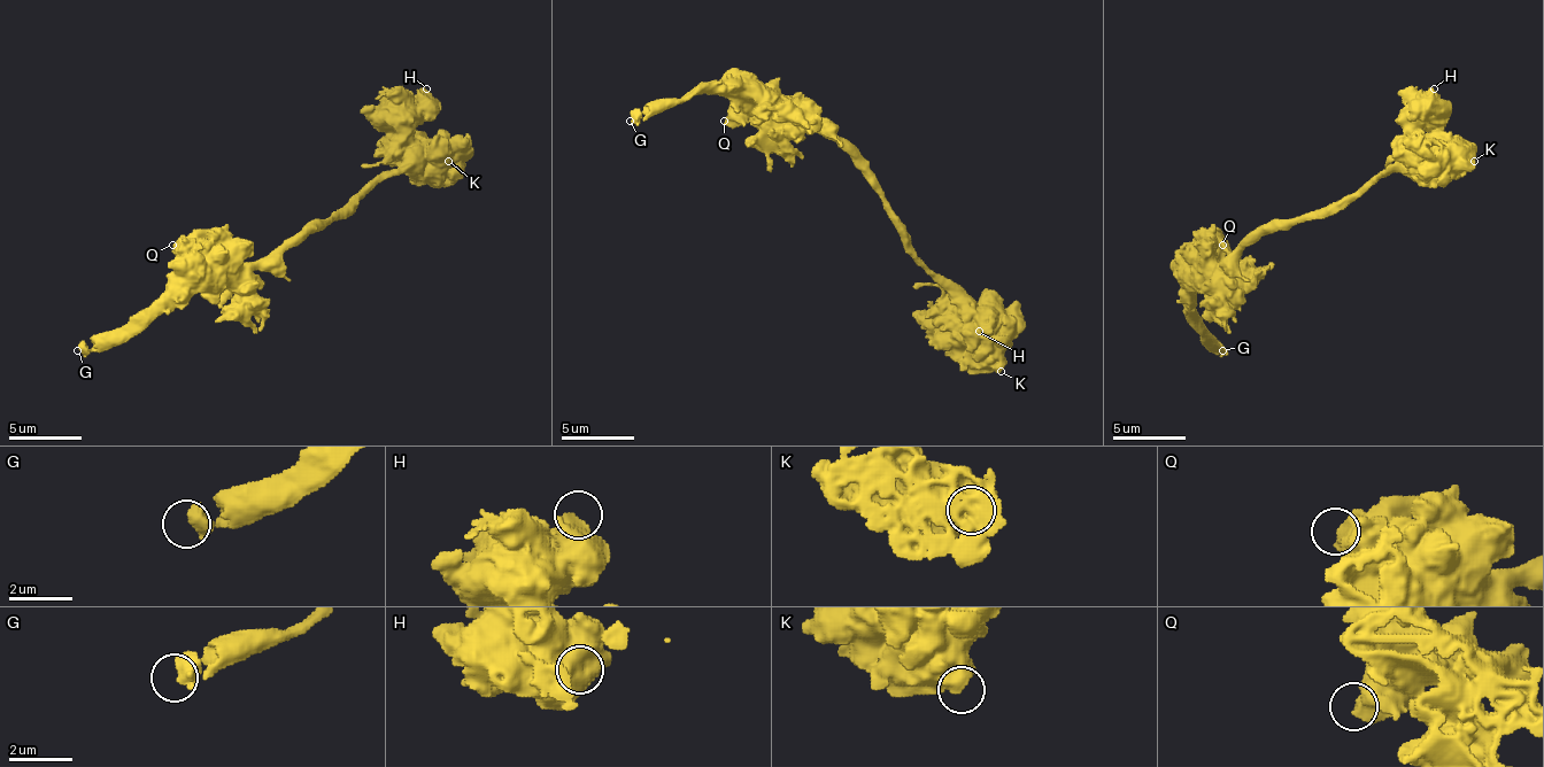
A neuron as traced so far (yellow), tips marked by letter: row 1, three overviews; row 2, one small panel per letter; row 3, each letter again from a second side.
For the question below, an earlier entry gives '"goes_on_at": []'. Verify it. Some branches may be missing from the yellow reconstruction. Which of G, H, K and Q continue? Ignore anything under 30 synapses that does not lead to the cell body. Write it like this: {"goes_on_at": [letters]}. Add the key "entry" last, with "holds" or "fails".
{"goes_on_at": ["G"], "entry": "fails"}

